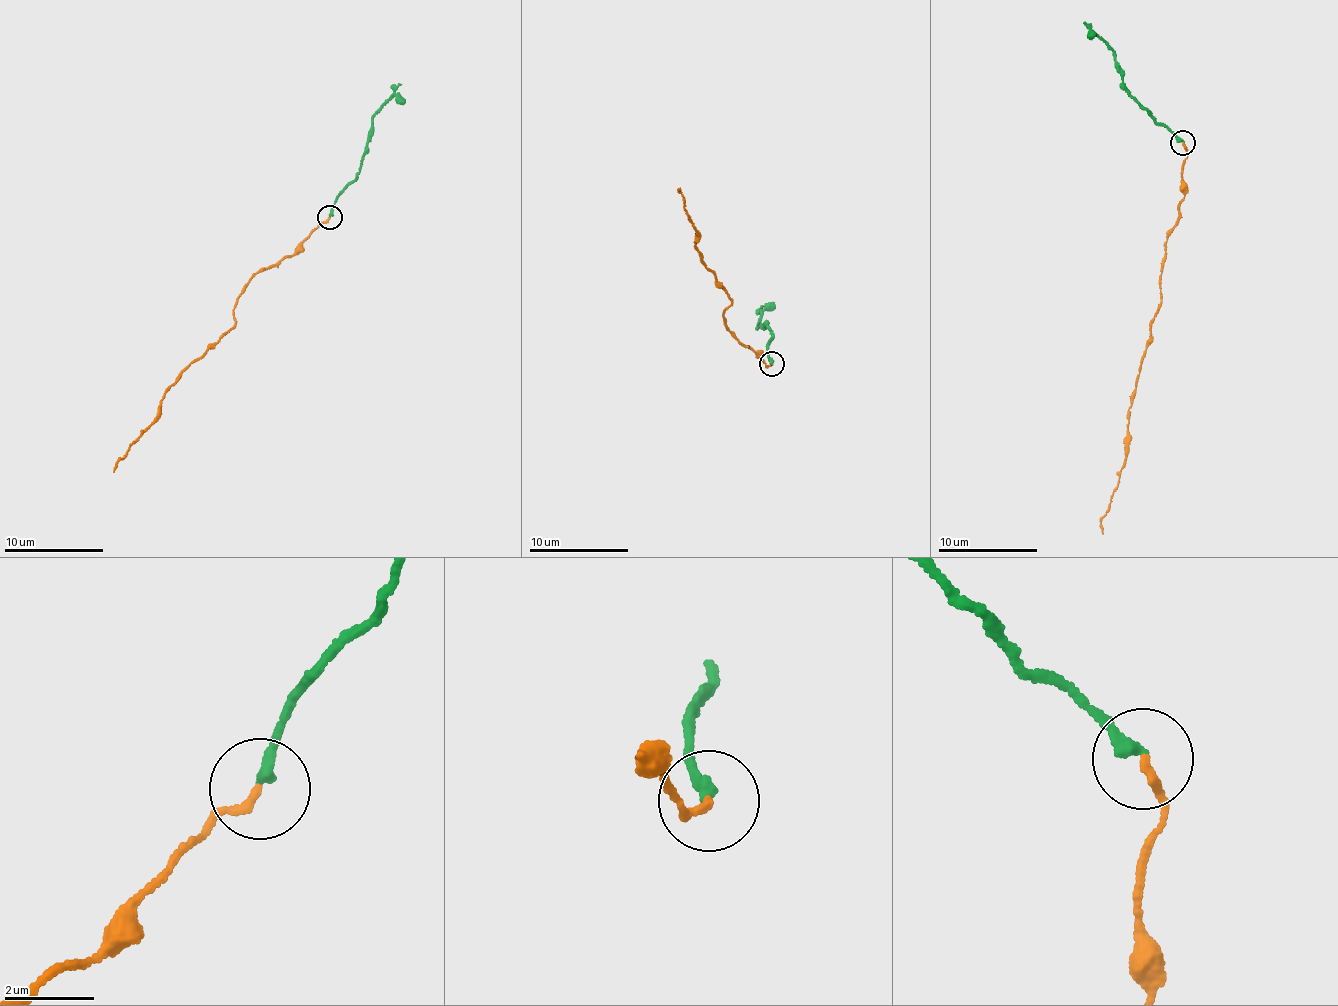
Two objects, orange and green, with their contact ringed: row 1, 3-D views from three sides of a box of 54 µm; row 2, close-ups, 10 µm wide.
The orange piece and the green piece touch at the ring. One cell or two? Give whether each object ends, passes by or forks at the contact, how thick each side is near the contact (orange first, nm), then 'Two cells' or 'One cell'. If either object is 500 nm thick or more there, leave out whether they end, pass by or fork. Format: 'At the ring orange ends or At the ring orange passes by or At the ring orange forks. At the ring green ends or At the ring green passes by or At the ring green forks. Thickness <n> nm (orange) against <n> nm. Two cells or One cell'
At the ring orange ends. At the ring green ends. Thickness 180 nm (orange) against 280 nm. Two cells

